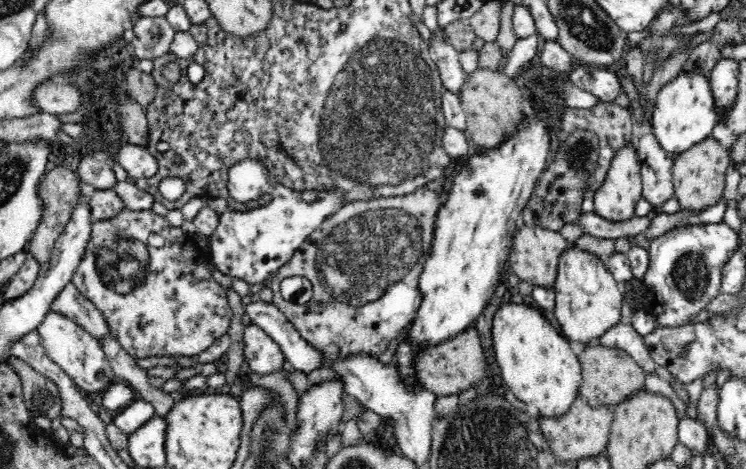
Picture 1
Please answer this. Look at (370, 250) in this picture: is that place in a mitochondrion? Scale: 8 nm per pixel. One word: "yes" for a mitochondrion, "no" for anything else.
yes

